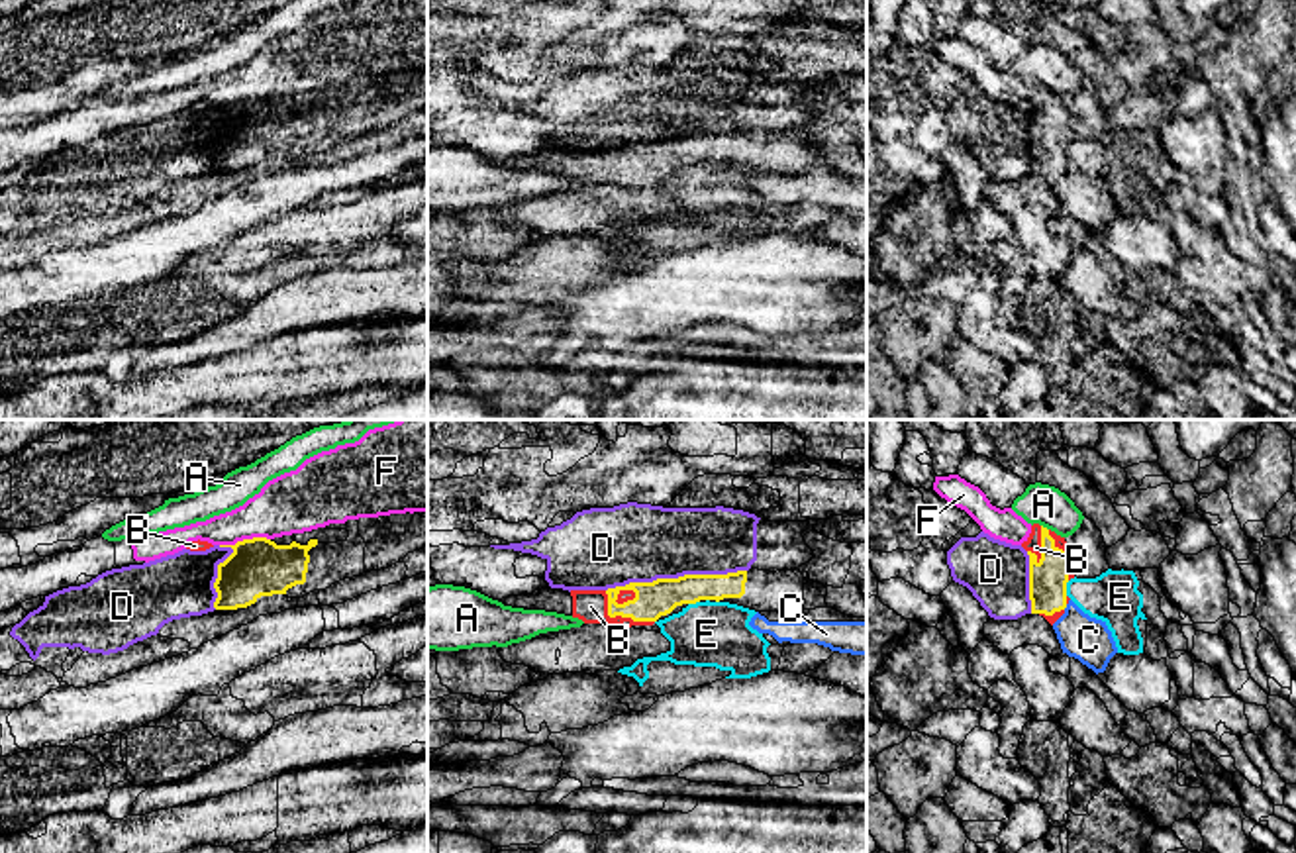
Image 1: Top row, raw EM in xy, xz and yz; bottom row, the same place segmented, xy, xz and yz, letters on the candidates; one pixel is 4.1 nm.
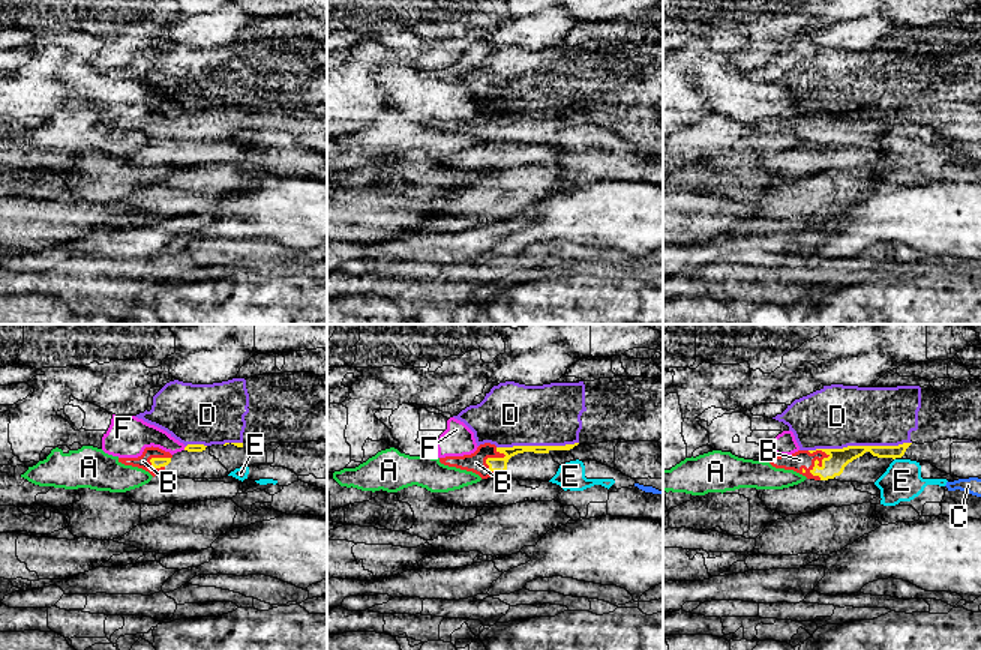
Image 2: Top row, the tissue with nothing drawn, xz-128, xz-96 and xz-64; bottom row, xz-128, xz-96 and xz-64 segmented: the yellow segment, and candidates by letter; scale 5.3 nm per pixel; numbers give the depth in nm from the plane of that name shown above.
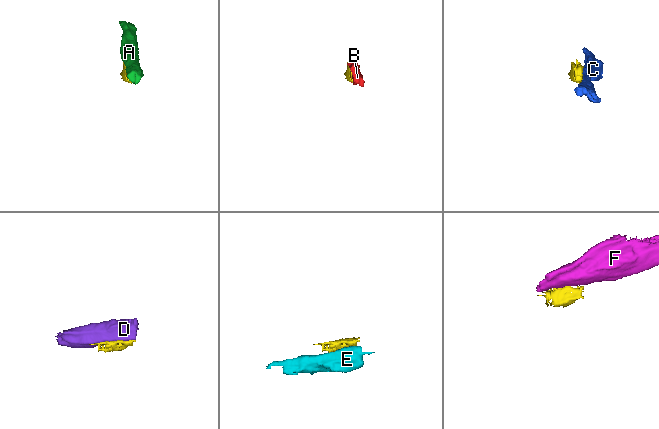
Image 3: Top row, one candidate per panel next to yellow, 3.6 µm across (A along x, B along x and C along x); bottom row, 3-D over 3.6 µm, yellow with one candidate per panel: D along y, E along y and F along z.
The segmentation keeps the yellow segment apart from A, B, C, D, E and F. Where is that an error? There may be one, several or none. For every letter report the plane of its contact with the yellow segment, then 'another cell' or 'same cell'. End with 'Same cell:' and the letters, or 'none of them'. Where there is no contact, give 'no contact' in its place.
A: meets yellow in yz; another cell
B: meets yellow in xz; same cell
C: meets yellow in yz; another cell
D: meets yellow in xz; another cell
E: meets yellow in yz; another cell
F: meets yellow in xy; another cell
Same cell: B

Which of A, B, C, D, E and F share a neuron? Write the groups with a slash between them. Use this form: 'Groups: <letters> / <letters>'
Groups: A / B / C / D / E / F

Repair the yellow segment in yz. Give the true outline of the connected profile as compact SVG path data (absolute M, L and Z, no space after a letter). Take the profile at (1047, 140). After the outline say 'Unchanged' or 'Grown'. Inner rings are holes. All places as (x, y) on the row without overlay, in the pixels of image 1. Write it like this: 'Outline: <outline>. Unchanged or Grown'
Outline: M1033 84L1022 104L1029 116L1029 161L1031 175L1043 176L1051 186L1065 175L1069 165L1067 143L1074 139L1065 98Z. Grown

